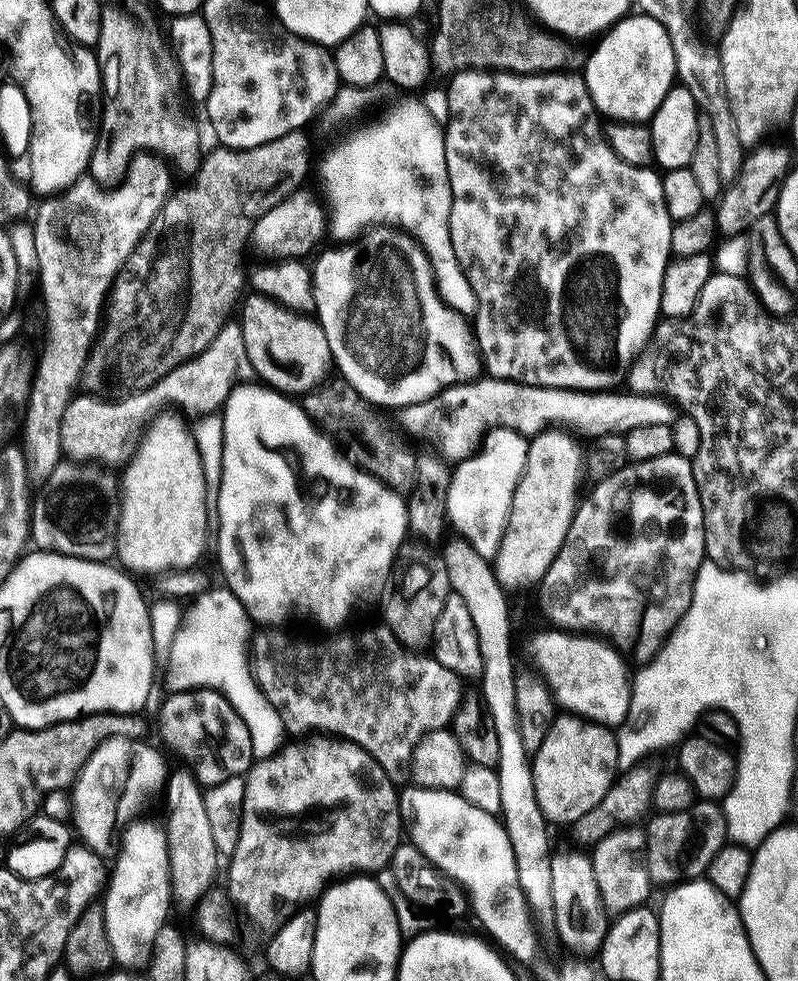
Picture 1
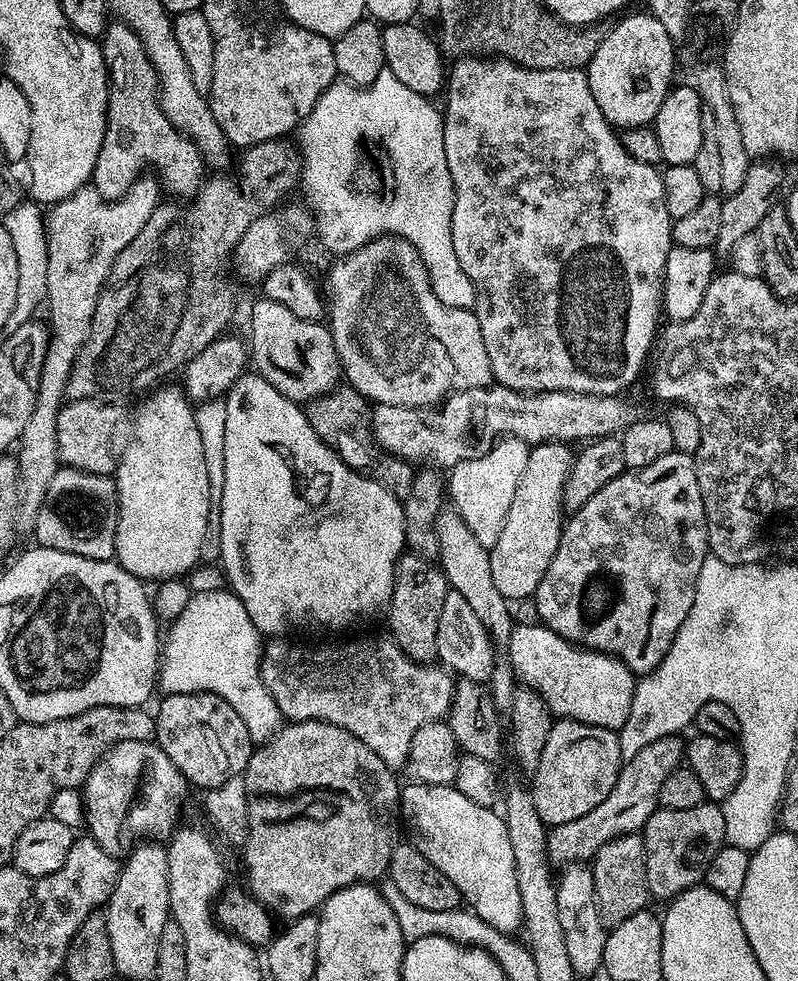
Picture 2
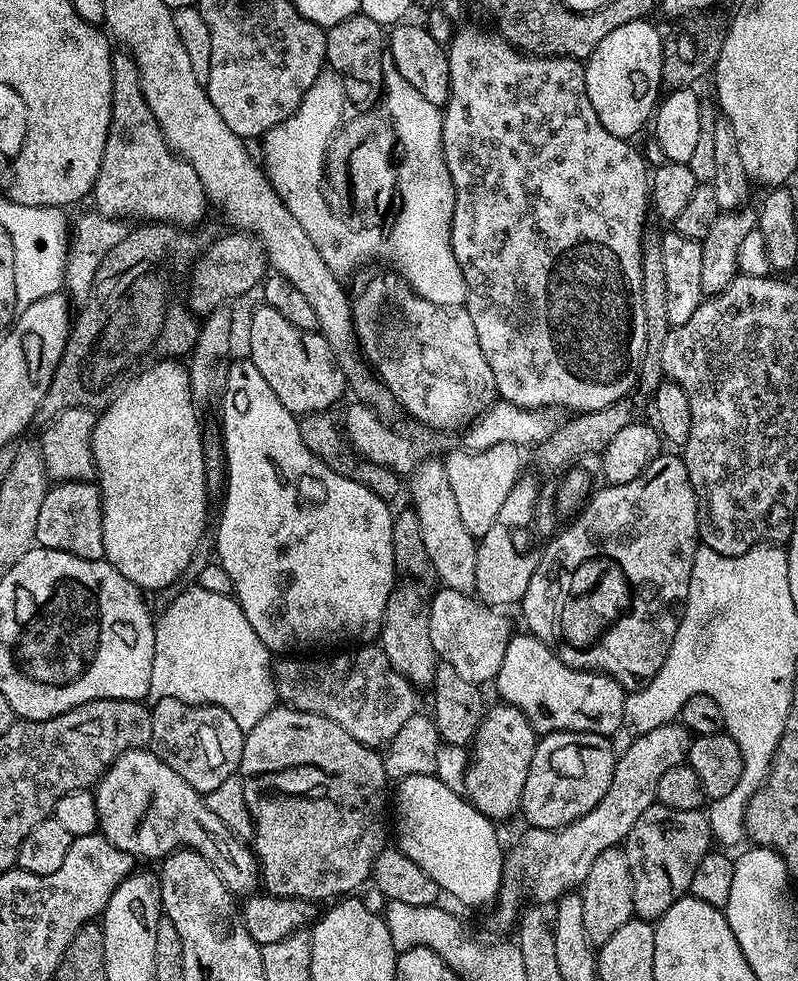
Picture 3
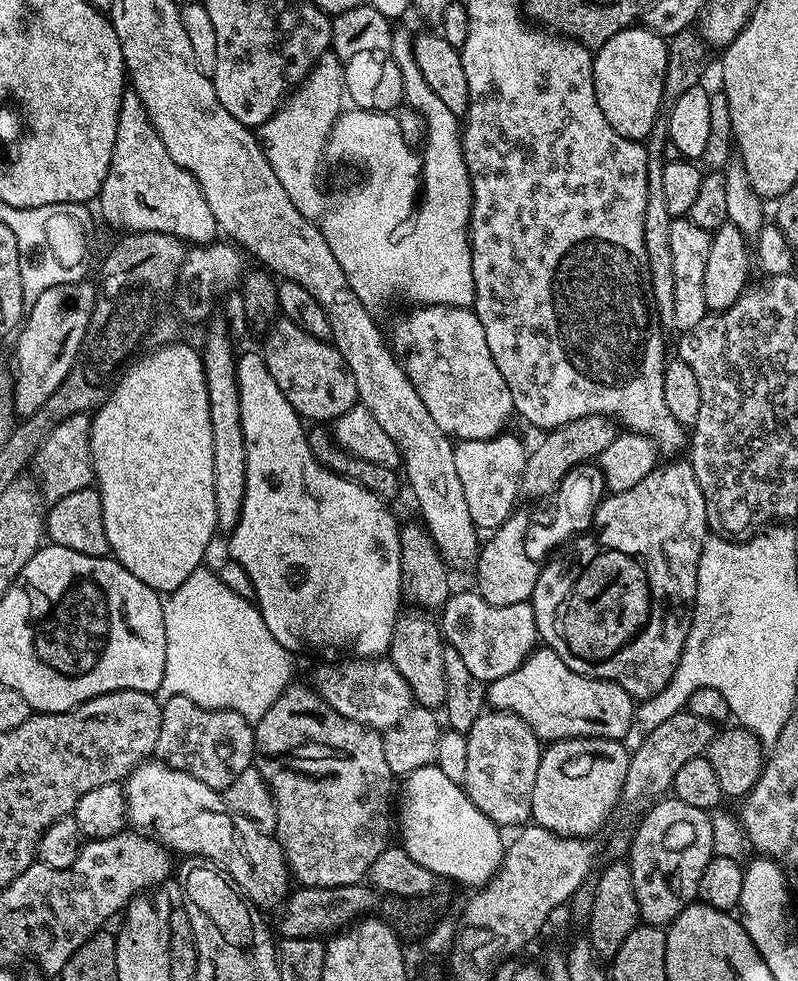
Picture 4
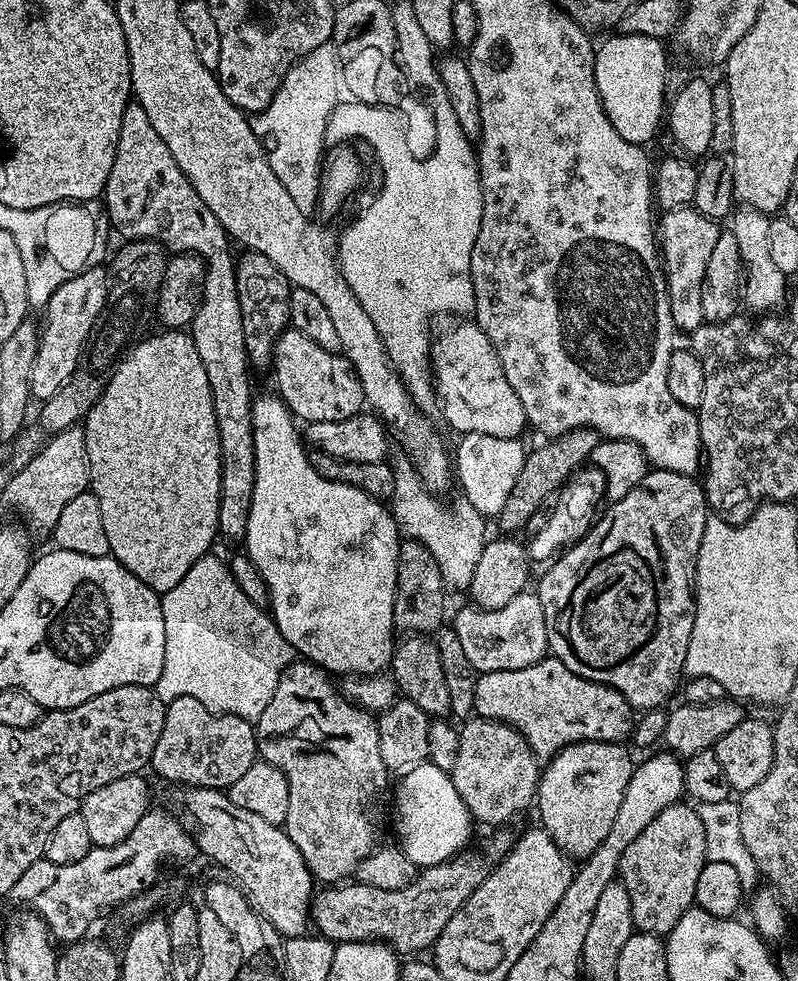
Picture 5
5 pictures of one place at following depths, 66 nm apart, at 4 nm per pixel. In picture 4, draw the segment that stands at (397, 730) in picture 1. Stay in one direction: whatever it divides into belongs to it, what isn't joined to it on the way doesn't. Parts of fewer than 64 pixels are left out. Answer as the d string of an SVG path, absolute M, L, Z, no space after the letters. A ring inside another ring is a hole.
M336 658L331 662L320 662L310 684L331 708L338 710L338 714L363 724L365 728L393 728L402 714L414 706L406 678L398 674L388 658Z

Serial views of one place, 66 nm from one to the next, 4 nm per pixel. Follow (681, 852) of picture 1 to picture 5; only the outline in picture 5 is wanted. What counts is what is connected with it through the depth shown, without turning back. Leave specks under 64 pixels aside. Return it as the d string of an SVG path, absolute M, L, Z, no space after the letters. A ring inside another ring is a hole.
M677 802L671 804L634 842L630 842L628 849L620 858L619 883L626 886L626 894L630 894L630 910L635 931L648 932L652 936L667 937L669 932L678 926L678 918L686 914L686 910L693 907L696 895L694 886L698 886L698 874L706 863L706 838L703 838L702 818L698 818L696 808L691 803Z

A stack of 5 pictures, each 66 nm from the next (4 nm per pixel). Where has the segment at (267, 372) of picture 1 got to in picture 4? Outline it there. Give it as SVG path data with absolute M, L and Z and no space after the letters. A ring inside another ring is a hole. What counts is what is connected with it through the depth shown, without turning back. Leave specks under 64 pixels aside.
M283 318L277 319L267 329L266 335L268 337L264 340L264 348L262 347L266 366L270 370L274 382L278 382L278 390L282 390L282 394L286 394L290 406L294 406L294 410L300 413L305 421L334 422L339 416L346 414L346 410L357 407L358 397L354 378L350 374L342 354L329 341L314 338L310 334L306 334L306 330L302 330L294 322Z

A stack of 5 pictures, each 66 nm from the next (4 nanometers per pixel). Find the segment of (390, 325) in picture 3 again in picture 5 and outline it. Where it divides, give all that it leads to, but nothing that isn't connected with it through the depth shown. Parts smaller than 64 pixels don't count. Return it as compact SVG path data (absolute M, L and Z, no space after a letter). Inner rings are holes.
M468 322L453 323L456 325L446 329L440 337L437 335L432 344L430 367L434 396L438 404L440 400L445 422L456 434L477 432L511 440L523 437L528 419L522 410L522 398L518 398L510 382L506 382L502 362L498 362L498 354L490 338L486 338L479 324L464 323Z

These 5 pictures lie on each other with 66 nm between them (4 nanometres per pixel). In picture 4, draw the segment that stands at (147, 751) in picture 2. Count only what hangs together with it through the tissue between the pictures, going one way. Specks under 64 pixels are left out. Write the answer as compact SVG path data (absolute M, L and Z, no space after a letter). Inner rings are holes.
M149 758L127 776L123 790L127 804L126 820L135 831L159 840L173 853L185 852L188 856L201 856L204 859L201 861L211 862L257 909L273 908L276 910L288 899L290 869L275 835L268 833L267 836L263 832L265 829L253 817L245 816L242 812L226 810L225 797L217 789L206 786L206 782L198 782L198 778L177 768L171 768L159 759Z

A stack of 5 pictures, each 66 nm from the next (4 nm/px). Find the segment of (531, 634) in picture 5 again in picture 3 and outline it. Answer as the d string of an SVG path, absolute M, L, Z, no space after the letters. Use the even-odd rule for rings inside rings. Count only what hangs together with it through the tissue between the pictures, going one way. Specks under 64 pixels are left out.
M441 587L439 591L430 600L431 634L443 663L451 665L458 674L462 674L462 678L478 685L487 685L487 680L488 683L495 681L514 637L514 630L508 625L507 618L500 613L503 611L481 602L475 595L467 592L446 587Z

